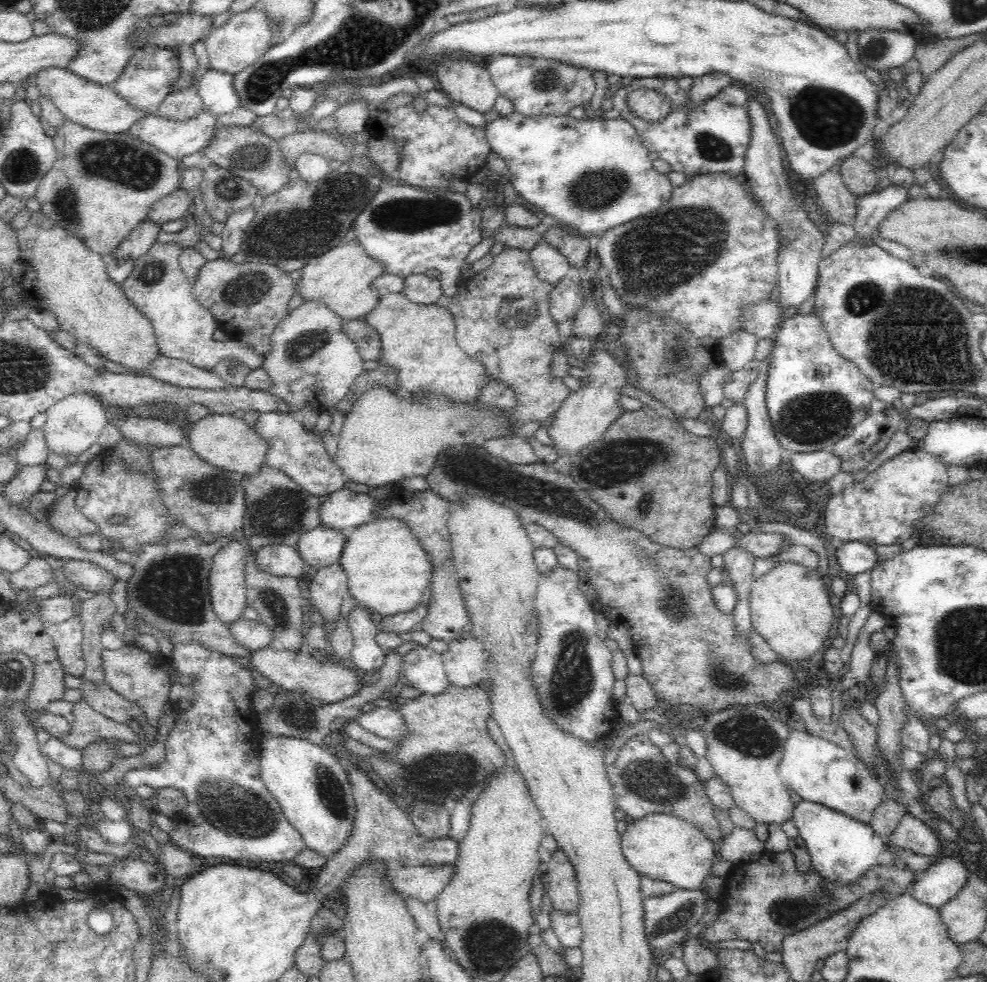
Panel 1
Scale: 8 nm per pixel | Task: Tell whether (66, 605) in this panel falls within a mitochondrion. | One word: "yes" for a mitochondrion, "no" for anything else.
no

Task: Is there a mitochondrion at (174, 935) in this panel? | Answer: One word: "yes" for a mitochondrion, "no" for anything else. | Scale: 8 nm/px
no

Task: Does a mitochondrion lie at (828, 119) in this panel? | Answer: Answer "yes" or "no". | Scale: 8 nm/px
yes

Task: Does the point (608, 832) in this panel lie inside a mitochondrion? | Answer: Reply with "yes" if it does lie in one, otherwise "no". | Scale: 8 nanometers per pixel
no

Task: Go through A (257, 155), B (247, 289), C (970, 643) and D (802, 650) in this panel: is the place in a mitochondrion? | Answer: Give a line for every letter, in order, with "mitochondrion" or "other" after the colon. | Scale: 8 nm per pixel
A: mitochondrion
B: mitochondrion
C: mitochondrion
D: other

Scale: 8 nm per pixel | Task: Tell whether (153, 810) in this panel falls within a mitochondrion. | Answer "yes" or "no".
no

